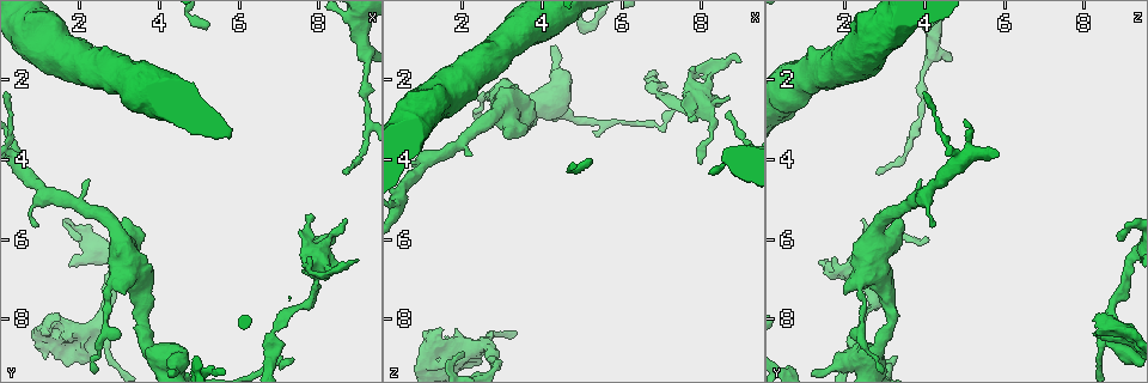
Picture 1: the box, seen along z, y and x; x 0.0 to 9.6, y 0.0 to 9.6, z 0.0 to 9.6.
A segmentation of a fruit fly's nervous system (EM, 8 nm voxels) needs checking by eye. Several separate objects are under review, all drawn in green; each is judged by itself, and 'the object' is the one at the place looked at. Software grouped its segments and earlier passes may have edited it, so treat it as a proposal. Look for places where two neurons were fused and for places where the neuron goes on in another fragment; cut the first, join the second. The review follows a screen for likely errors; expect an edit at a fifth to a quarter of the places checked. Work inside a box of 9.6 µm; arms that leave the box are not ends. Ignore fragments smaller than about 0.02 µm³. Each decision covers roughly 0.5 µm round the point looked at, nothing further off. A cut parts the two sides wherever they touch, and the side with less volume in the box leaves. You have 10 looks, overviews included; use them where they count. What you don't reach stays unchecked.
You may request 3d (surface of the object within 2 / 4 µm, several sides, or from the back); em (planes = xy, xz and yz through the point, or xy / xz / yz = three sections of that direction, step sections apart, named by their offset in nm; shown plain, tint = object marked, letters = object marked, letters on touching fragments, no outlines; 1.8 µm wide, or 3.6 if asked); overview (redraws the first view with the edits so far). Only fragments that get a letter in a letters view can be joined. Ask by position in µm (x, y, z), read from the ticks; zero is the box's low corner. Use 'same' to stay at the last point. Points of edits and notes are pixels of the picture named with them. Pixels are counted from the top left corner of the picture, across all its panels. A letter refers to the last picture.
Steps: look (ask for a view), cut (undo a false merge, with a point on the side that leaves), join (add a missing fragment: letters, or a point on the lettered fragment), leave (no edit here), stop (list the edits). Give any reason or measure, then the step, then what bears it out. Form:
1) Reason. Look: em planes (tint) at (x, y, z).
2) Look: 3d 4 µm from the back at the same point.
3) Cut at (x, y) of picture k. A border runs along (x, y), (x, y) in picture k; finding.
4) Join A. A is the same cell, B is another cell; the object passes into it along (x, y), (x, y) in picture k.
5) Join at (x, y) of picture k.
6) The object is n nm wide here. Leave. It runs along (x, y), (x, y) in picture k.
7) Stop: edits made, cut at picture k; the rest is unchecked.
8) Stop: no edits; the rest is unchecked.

Branch stops here. Look: 3d 2 µm at (2.20, 4.50, 3.85).

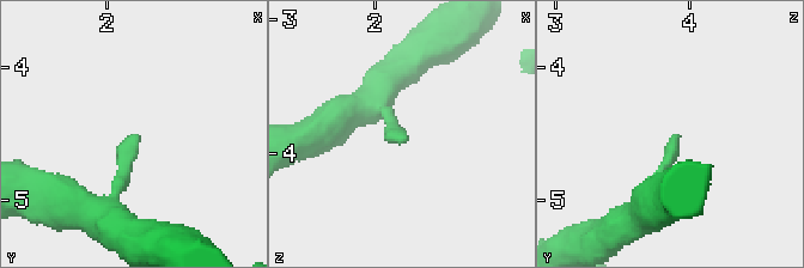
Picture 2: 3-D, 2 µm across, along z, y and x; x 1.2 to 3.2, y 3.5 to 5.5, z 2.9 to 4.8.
Now the EM. Look: em 3.6 µm planes (letters) at (2.16, 4.48, 3.90).

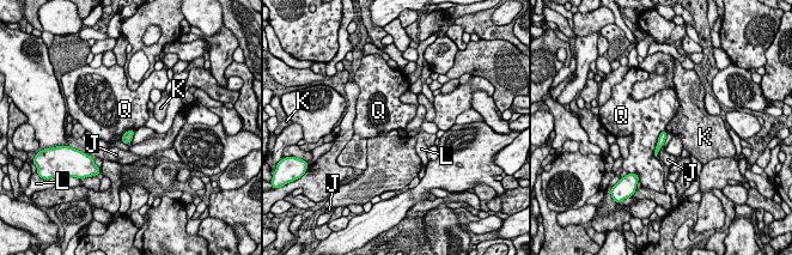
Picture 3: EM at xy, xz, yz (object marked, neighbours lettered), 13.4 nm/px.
The object is 120 nm wide here; the longest contact is with Q, 400 nm. Leave. J, K, L and Q are other cells; none of them fits.

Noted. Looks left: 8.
Branch stops here. Look: 3d 4 µm at (2.50, 8.90, 9.00).

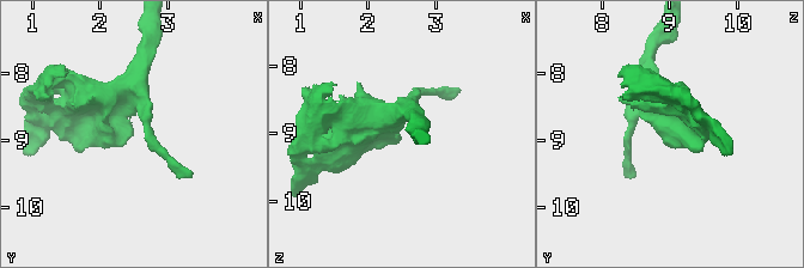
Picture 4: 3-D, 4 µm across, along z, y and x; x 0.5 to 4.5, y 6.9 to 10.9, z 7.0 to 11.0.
The arms are 200, 380 nm wide; now the EM. Look: em xy step 4 (letters) at (2.45, 8.90, 9.00).

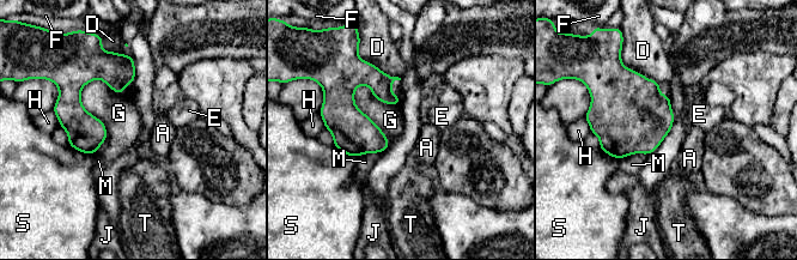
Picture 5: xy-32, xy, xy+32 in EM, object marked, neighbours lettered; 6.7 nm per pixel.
Leave. A, D, E, F, G, H, J, M, S and T are other cells; it runs along (128, 58), (75, 88), (73, 144) in picture 5; none of them fits.

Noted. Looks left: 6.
Thin end. Look: em planes (tint) at (8.95, 6.50, 1.60).

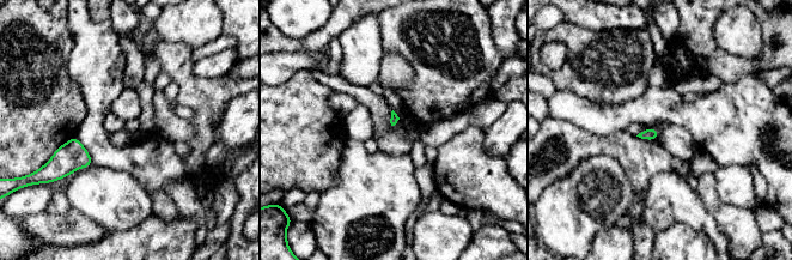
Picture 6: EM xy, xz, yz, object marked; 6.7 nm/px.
Look: em planes (letters) at the same point.

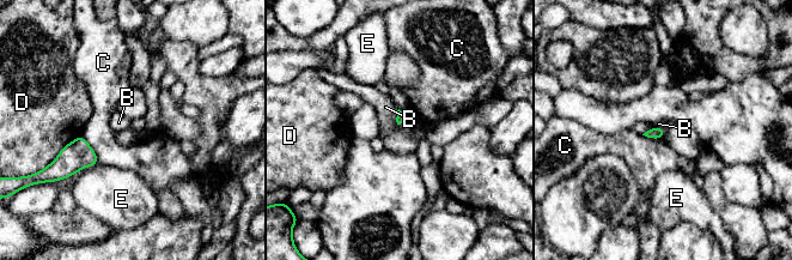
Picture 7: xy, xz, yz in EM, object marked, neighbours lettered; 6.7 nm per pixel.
Leave. B, C, D and E are other cells; a border runs along (398, 109), (397, 125) in picture 7; no lettered fragment goes on from it.

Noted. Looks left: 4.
Free end. Look: 3d 4 µm at (7.80, 5.40, 2.90).

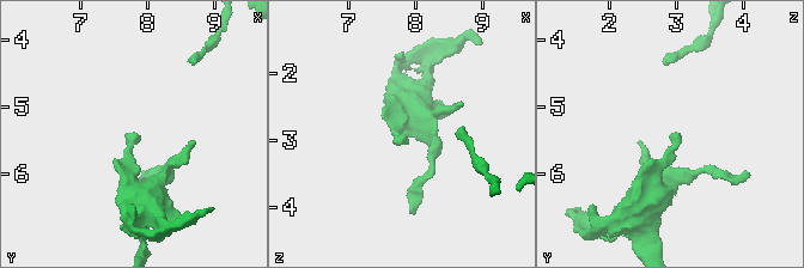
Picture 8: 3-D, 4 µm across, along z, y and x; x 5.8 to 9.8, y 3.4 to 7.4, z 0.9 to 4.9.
Look: em 3.6 µm planes (tint) at (7.85, 5.45, 2.90).

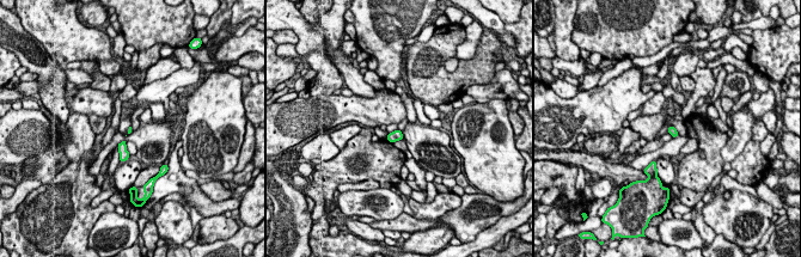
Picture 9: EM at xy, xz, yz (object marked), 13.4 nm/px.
What lies round it. Look: em 3.6 µm planes (letters) at the same point.

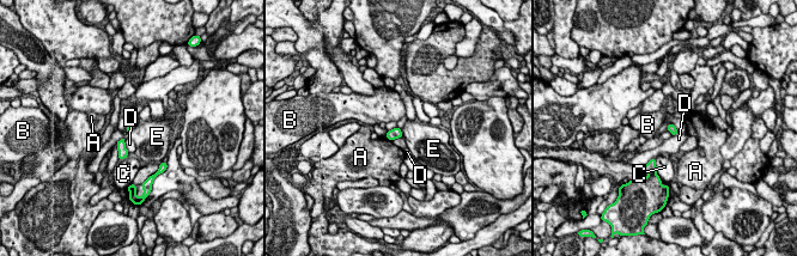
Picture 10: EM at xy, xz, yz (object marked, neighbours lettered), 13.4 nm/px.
Leave. A, B, C, D and E are other cells; a border runs along (126, 138), (121, 138), (115, 142) in picture 10; none of them fits.

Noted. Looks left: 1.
Stop: no edits; the rest is unchecked.

